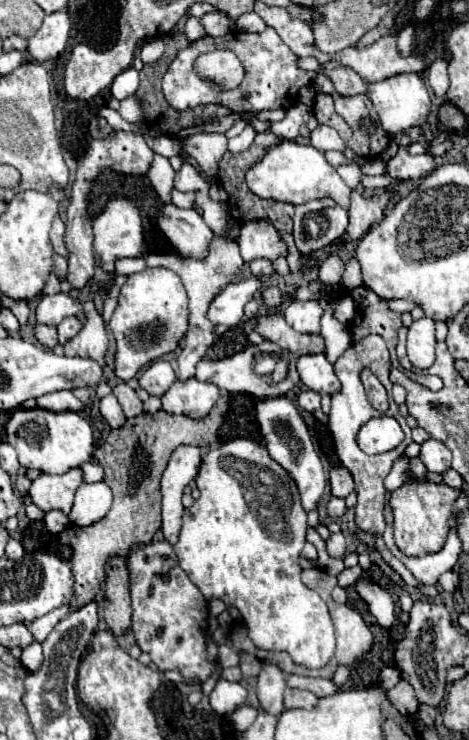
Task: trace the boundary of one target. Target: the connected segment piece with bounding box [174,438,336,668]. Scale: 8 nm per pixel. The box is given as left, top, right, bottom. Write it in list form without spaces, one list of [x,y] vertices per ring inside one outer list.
[[[236,438],[220,448],[210,450],[196,476],[200,498],[184,512],[184,524],[180,540],[174,544],[174,552],[180,568],[200,588],[206,600],[220,598],[226,606],[236,606],[242,614],[250,640],[256,648],[272,650],[300,650],[298,660],[306,660],[308,668],[322,668],[334,656],[334,628],[326,608],[326,602],[300,580],[300,552],[306,542],[306,512],[300,506],[300,496],[294,480],[286,476],[286,470],[274,462],[268,450],[252,440]]]

